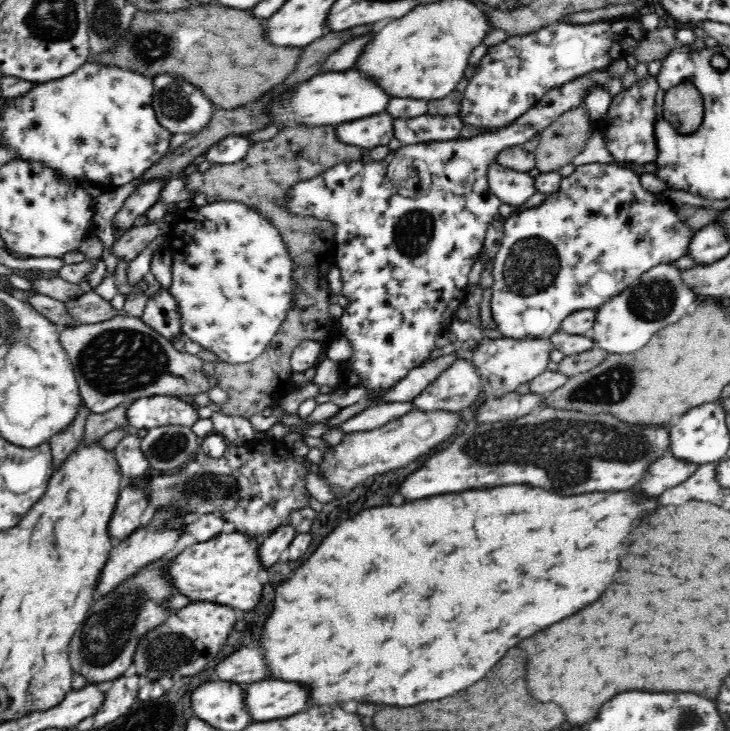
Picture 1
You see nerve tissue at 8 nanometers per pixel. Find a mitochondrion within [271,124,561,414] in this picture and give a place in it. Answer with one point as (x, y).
(419, 224)

